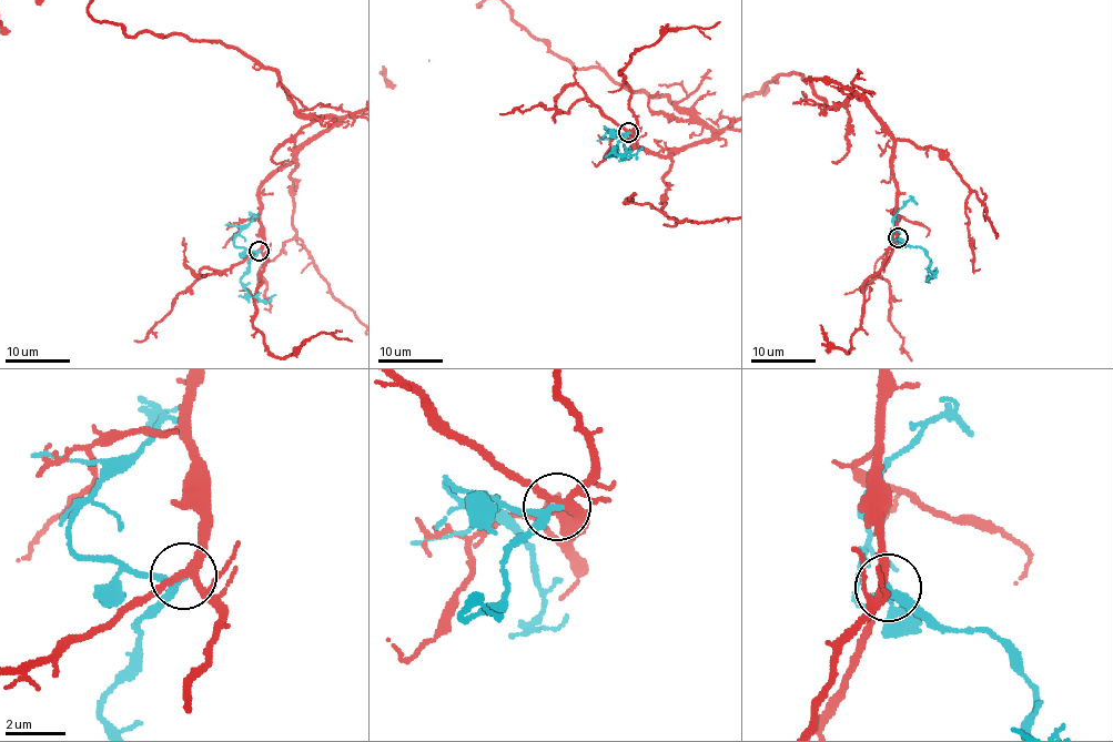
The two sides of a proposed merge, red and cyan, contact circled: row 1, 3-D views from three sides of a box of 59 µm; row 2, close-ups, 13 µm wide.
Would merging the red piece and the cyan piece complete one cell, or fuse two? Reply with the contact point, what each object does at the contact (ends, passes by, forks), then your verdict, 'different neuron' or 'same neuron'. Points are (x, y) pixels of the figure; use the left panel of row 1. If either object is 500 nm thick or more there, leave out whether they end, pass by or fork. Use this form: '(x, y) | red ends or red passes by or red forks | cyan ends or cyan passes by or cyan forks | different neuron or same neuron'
(259, 251) | red forks | cyan passes by | different neuron

